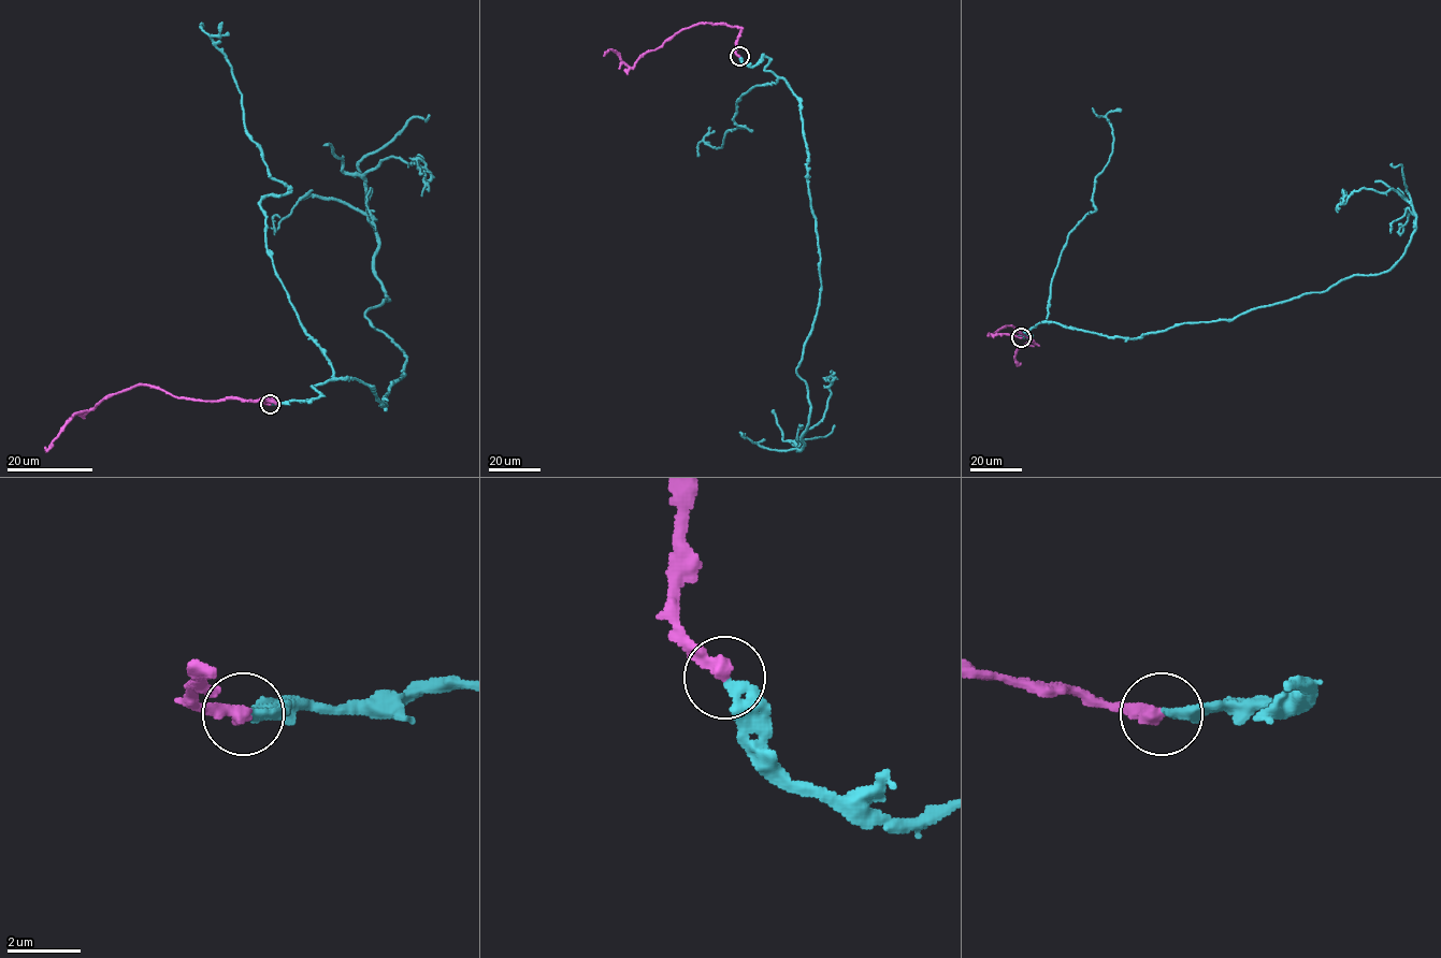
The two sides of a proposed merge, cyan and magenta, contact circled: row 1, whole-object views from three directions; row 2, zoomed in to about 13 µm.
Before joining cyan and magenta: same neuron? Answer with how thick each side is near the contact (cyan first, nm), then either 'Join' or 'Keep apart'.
Thickness 260 nm (cyan) against 400 nm. Join

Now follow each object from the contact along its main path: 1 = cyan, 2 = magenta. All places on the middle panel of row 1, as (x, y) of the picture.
1: (738, 56), (768, 59), (806, 143), (821, 285), (797, 450), (826, 381)
2: (738, 56), (739, 27), (708, 23), (679, 30), (645, 53), (632, 67), (615, 52), (608, 49), (604, 56)

